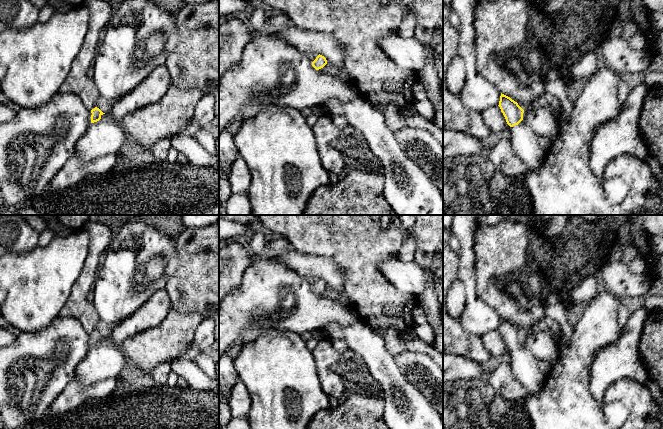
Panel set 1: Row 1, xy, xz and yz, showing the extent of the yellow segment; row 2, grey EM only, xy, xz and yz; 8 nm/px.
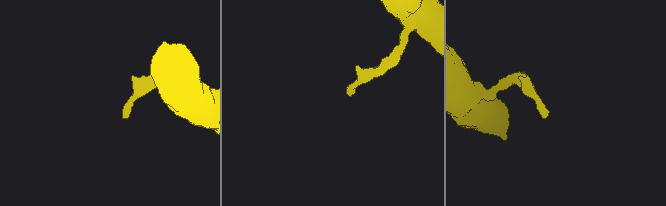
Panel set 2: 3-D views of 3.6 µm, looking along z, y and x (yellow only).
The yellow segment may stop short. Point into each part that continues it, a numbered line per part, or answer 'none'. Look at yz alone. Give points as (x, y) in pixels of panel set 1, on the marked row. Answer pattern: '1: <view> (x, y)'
1: yz (524, 141)

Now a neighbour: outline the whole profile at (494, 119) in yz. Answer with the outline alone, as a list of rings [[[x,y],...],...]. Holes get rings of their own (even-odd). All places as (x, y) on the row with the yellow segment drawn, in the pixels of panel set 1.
[[[499,106],[491,107],[482,113],[483,121],[491,132],[504,135],[507,122]]]

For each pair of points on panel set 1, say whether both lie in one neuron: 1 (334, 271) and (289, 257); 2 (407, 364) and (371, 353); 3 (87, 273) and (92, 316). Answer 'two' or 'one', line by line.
1: one
2: two
3: one

